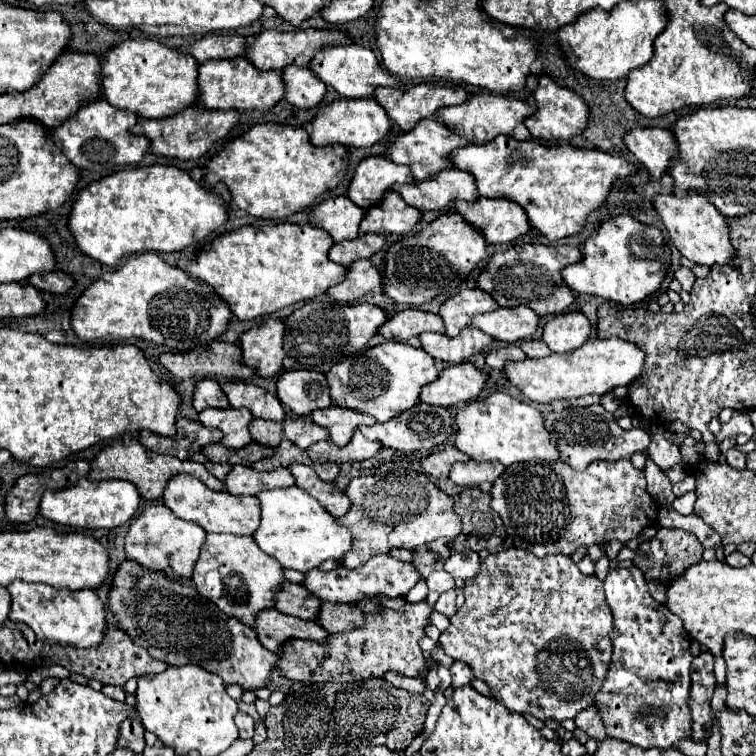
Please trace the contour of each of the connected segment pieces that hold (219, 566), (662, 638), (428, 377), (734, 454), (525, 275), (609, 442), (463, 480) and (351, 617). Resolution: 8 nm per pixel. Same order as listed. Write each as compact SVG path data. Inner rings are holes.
M208 534L206 542L202 546L202 554L196 562L192 580L194 580L200 596L204 596L206 600L212 600L222 612L226 612L226 616L232 616L232 618L240 620L242 624L250 626L256 622L256 616L262 610L274 608L272 600L276 600L274 598L276 590L280 588L280 584L286 578L284 578L282 564L276 564L276 560L272 560L272 556L262 552L252 538L240 538L240 536L232 536L232 534Z
M636 566L610 570L604 580L604 590L606 590L606 602L614 614L614 630L610 634L614 652L610 670L606 674L606 682L602 684L602 690L596 694L596 706L600 708L608 736L642 748L660 748L660 750L668 750L682 740L690 740L692 714L688 704L688 692L692 682L690 680L692 654L690 654L690 636L688 632L684 632L682 620L672 612L668 612L666 606L662 606L650 596L648 580L644 572Z
M384 342L338 362L326 374L332 404L344 406L362 414L374 416L378 422L388 422L404 410L420 402L420 388L434 382L440 370L436 360L422 348L404 342Z
M730 448L726 452L726 460L728 460L728 466L732 466L736 470L744 470L746 468L746 454L742 454L742 452L734 450L734 448Z
M520 244L520 246L510 246L508 250L496 252L490 262L484 266L478 286L492 294L492 298L500 306L528 306L532 308L538 316L548 316L548 314L560 314L568 310L574 304L576 294L564 284L562 278L562 268L580 262L582 252L572 246L542 246L542 244Z
M590 404L590 406L572 406L562 412L548 412L546 414L546 428L552 430L554 442L560 450L560 456L564 462L568 462L572 468L584 470L588 464L594 460L620 460L620 458L630 458L634 452L644 452L646 454L646 464L652 464L648 456L648 444L650 444L650 434L640 428L632 430L622 430L618 426L618 420L612 412L606 412L602 404Z
M456 462L450 470L450 480L458 486L480 486L482 482L492 482L500 478L504 472L504 464L500 462Z
M324 602L318 622L324 626L324 630L338 634L352 628L362 628L364 614L354 604L326 604Z

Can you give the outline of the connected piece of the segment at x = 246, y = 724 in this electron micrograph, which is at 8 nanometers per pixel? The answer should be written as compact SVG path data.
M238 712L234 720L236 720L236 726L240 730L240 738L252 738L254 736L254 720L250 714Z

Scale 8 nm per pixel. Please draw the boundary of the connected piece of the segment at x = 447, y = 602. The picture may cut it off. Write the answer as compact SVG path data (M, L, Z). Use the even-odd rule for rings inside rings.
M456 588L442 592L440 598L438 598L438 602L436 602L436 610L450 618L450 616L456 612L456 604L454 604L454 600L456 600Z

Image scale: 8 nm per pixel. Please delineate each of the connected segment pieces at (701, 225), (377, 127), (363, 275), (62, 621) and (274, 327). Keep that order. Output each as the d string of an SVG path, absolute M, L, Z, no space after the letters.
M690 192L684 198L678 198L674 194L670 196L656 196L652 200L654 208L662 216L662 222L668 230L668 236L676 244L676 248L686 256L688 260L702 264L702 266L724 266L730 264L736 258L736 248L732 248L730 242L730 228L728 218L716 210L712 202L708 202L700 192Z
M338 98L324 106L318 116L312 120L312 134L310 140L316 146L332 146L332 144L344 144L348 148L352 146L374 146L380 140L384 140L392 130L394 122L388 118L384 108L374 98L360 98L360 100L348 100Z
M356 260L356 264L348 268L346 280L332 286L328 294L342 304L354 304L362 296L376 292L382 286L384 286L384 276L374 264L370 260Z
M16 580L8 586L8 592L12 594L10 620L28 624L38 640L68 644L74 648L96 648L96 644L104 640L106 610L94 590L56 590L48 584Z
M266 320L260 326L242 334L242 358L248 366L254 366L258 376L270 378L284 368L286 352L282 348L284 324L280 320Z

